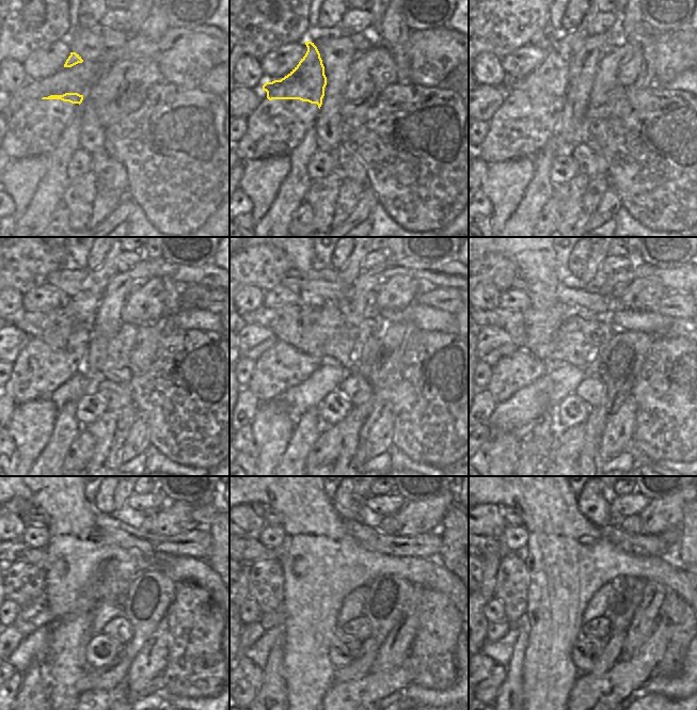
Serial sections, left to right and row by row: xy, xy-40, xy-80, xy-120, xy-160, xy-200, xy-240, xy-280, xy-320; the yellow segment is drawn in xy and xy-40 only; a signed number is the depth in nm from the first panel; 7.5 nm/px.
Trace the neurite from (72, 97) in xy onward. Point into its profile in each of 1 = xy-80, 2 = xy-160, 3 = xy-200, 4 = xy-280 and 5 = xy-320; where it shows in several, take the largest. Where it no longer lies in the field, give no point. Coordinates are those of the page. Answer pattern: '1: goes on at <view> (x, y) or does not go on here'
1: goes on at xy-80 (549, 81)
2: goes on at xy-160 (283, 322)
3: goes on at xy-200 (513, 321)
4: goes on at xy-280 (251, 551)
5: goes on at xy-320 (490, 546)

